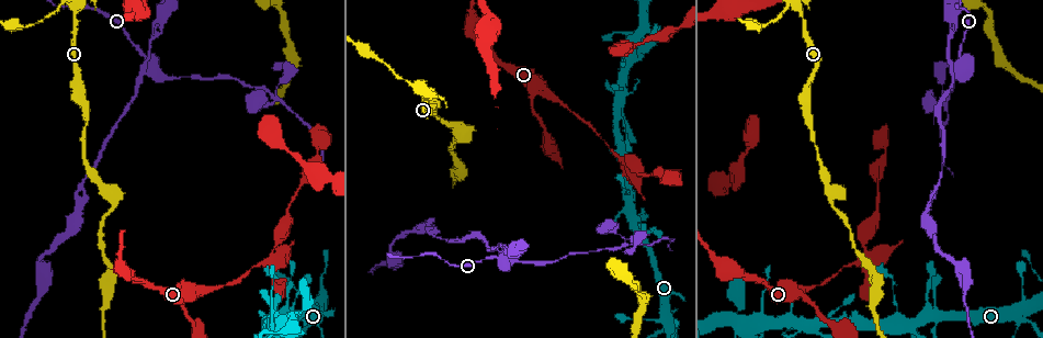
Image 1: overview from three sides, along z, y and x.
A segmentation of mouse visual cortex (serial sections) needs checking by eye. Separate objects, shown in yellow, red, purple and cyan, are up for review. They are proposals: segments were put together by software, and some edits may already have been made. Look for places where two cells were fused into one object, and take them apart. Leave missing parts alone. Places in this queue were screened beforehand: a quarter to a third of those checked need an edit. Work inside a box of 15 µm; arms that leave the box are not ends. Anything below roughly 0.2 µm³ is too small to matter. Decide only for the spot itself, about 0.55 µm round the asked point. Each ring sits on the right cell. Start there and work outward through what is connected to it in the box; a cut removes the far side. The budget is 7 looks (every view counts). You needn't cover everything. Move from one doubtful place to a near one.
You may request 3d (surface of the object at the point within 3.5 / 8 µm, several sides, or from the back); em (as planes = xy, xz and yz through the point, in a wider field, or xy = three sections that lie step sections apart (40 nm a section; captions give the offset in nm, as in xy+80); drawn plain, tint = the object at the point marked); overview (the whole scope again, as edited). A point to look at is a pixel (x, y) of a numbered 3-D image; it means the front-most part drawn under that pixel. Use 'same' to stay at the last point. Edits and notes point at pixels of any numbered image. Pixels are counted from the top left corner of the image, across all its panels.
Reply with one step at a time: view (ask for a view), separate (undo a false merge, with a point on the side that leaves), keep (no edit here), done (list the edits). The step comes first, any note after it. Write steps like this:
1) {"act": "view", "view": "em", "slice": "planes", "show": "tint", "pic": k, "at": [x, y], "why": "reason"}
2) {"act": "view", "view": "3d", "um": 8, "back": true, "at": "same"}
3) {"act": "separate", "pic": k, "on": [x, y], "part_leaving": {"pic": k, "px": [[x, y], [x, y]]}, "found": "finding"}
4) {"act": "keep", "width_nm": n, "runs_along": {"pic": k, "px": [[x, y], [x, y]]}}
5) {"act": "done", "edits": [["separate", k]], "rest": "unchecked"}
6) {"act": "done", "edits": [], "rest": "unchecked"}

{"act": "view", "view": "3d", "um": 3.5, "pic": 1, "at": [956, 75]}

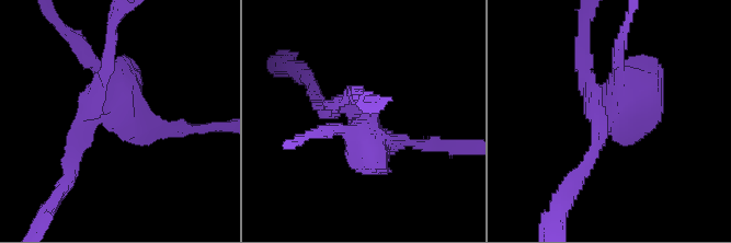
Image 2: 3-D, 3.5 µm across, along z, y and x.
{"act": "view", "view": "em", "slice": "xy", "step": 5, "show": "tint", "pic": 2, "at": [113, 111], "why": "need the tissue"}

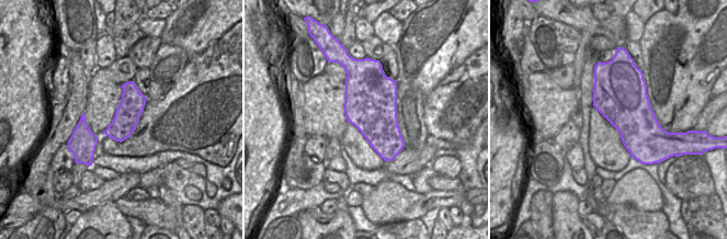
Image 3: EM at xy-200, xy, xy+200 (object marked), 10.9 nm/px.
{"act": "separate", "pic": 2, "on": [595, 138], "part_leaving": {"pic": 2, "px": [[598, 119], [595, 152], [564, 204]]}, "found": "a second cell is stuck on"}

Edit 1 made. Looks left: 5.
{"act": "view", "view": "overview", "why": "redraw"}

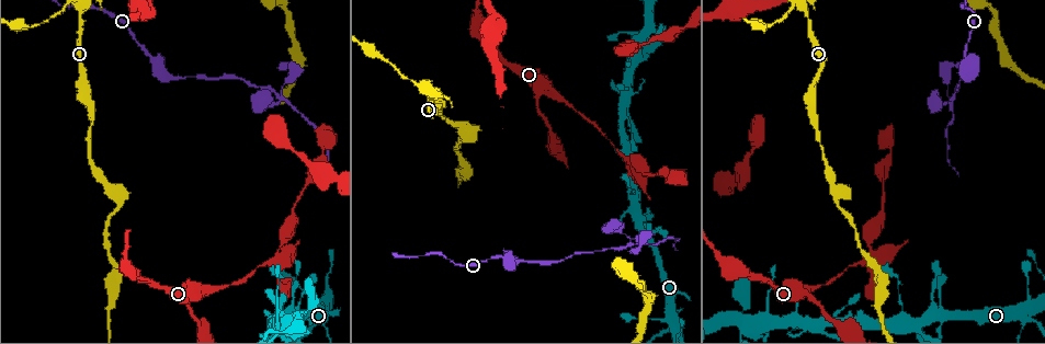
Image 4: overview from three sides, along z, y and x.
{"act": "view", "view": "3d", "um": 3.5, "pic": 4, "at": [279, 98], "why": "sharp bend"}

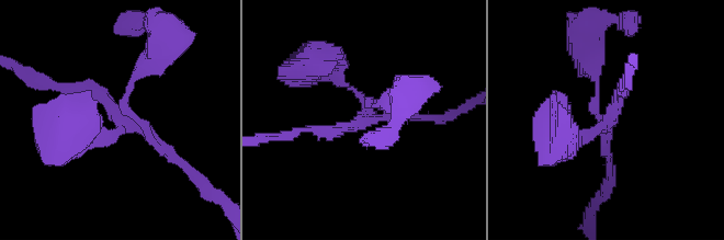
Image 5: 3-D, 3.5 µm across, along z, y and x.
{"act": "view", "view": "em", "slice": "xy", "step": 2, "show": "tint", "pic": 5, "at": [372, 119]}

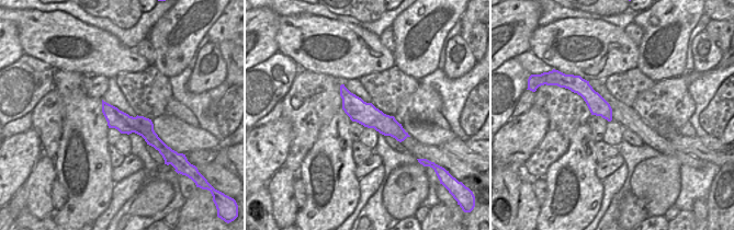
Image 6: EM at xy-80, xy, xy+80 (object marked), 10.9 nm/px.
{"act": "keep", "width_nm": 260, "runs_along": {"pic": 5, "px": [[313, 128], [381, 117], [381, 103]]}, "found": "all the same cell"}

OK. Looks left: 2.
{"act": "view", "view": "3d", "um": 3.5, "pic": 4, "at": [836, 204], "why": "sharp bend"}

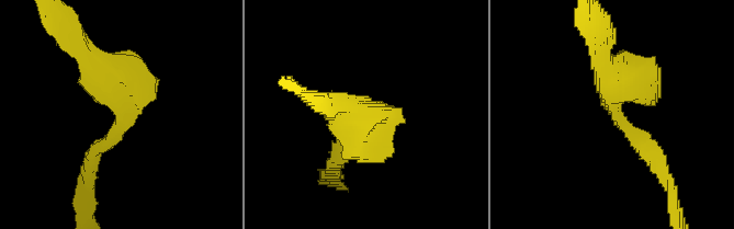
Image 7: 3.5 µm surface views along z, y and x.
{"act": "view", "view": "em", "slice": "xy", "step": 3, "show": "tint", "pic": 7, "at": [122, 114]}

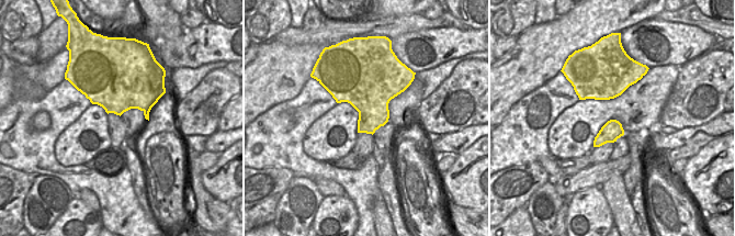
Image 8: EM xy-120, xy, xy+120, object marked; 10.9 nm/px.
{"act": "keep", "runs_along": {"pic": 7, "px": [[600, 58], [617, 81], [617, 115], [659, 165]]}, "found": "continuous, no second cell"}

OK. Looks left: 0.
{"act": "done", "edits": [["separate", 2]], "rest": "unchecked"}

